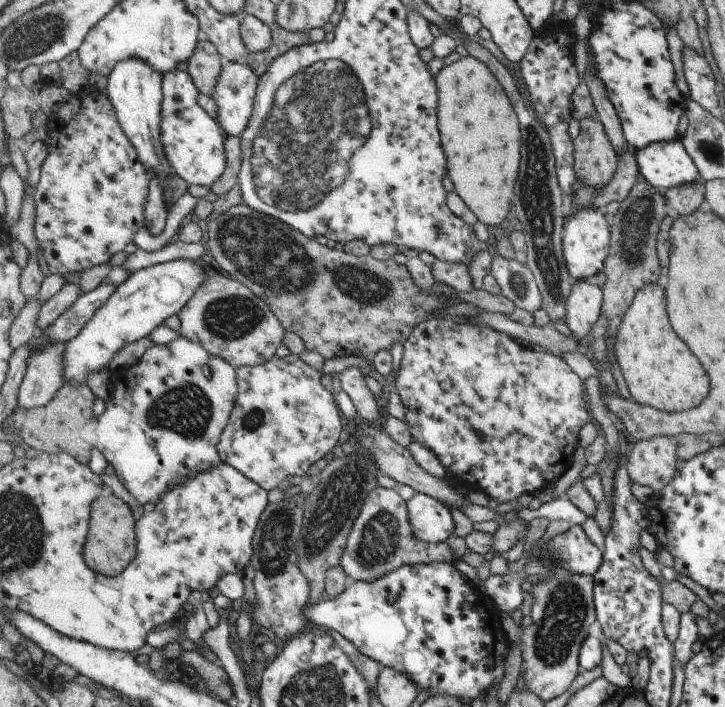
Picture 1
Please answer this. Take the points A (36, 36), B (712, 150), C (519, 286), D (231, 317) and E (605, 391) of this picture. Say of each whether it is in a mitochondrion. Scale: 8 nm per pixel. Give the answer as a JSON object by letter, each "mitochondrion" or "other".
{"A":"mitochondrion","B":"mitochondrion","C":"mitochondrion","D":"mitochondrion","E":"other"}

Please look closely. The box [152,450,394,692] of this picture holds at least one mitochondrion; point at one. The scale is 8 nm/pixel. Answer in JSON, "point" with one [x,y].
{"point":[332,507]}

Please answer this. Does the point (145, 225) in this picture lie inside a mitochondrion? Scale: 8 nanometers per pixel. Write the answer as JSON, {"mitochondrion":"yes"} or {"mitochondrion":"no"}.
{"mitochondrion":"no"}

